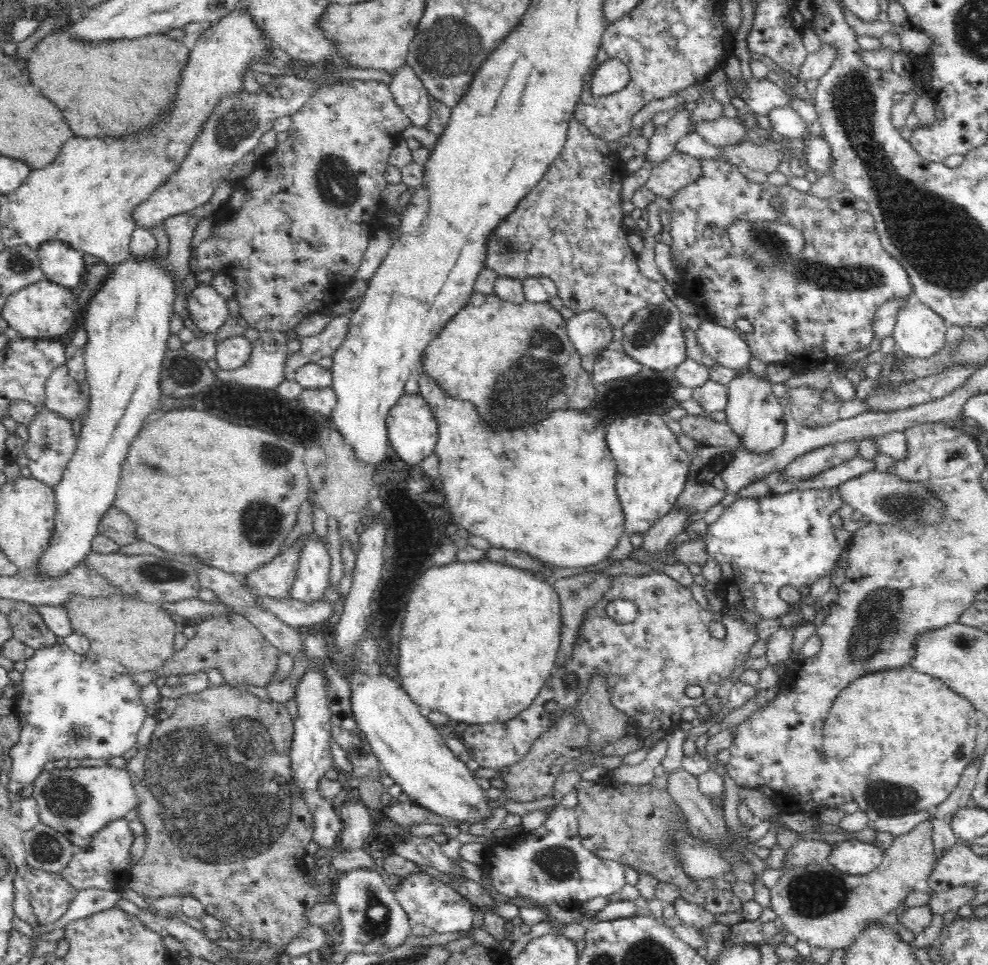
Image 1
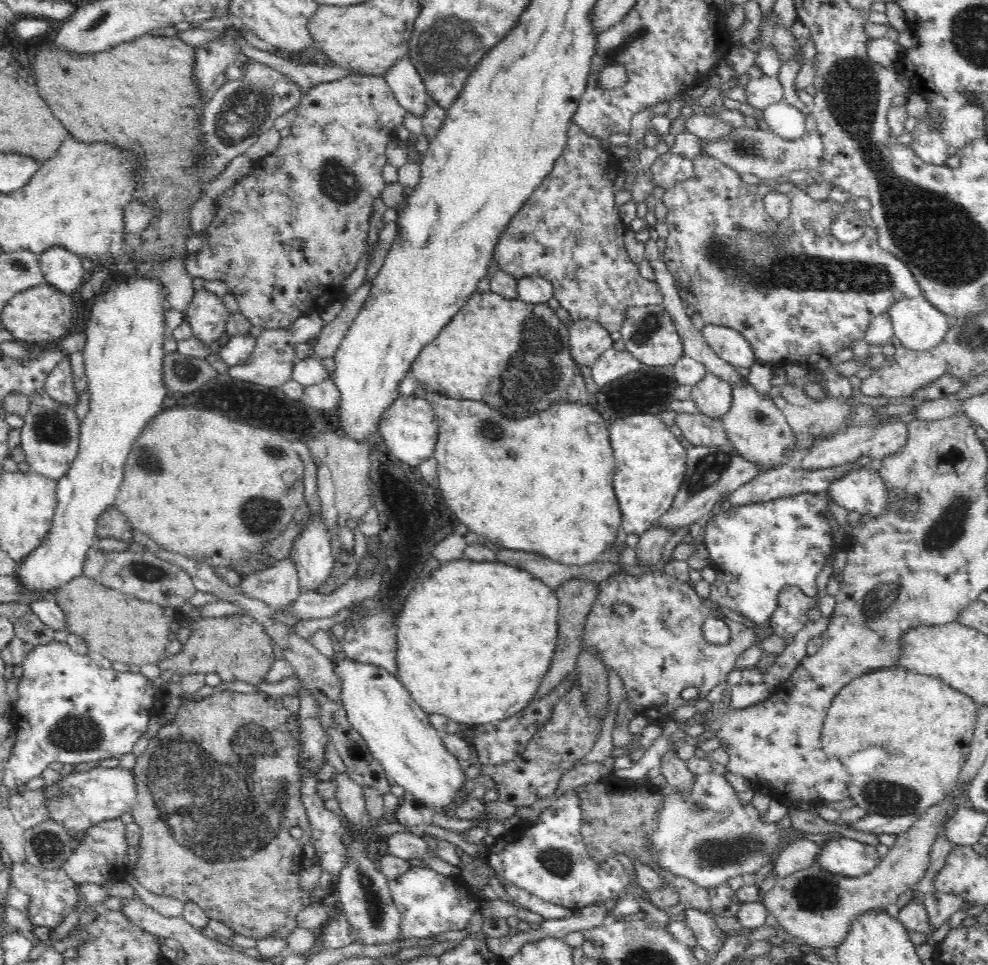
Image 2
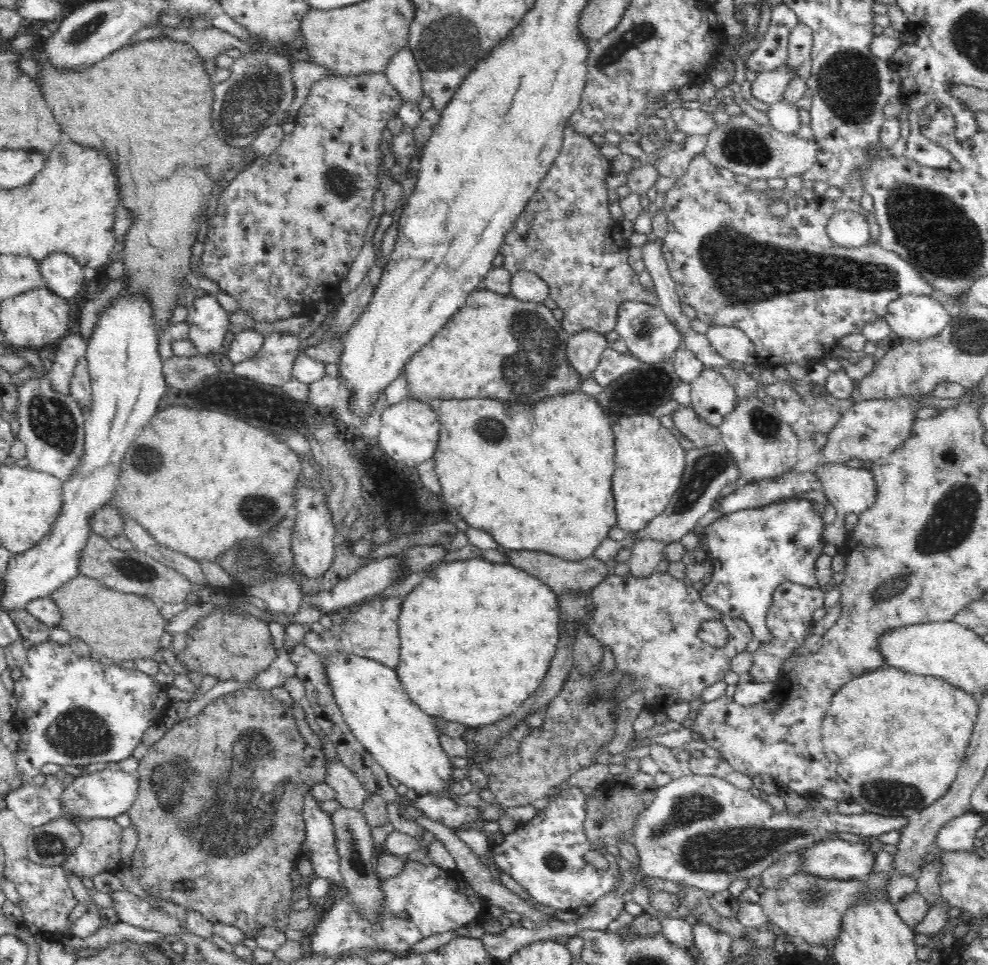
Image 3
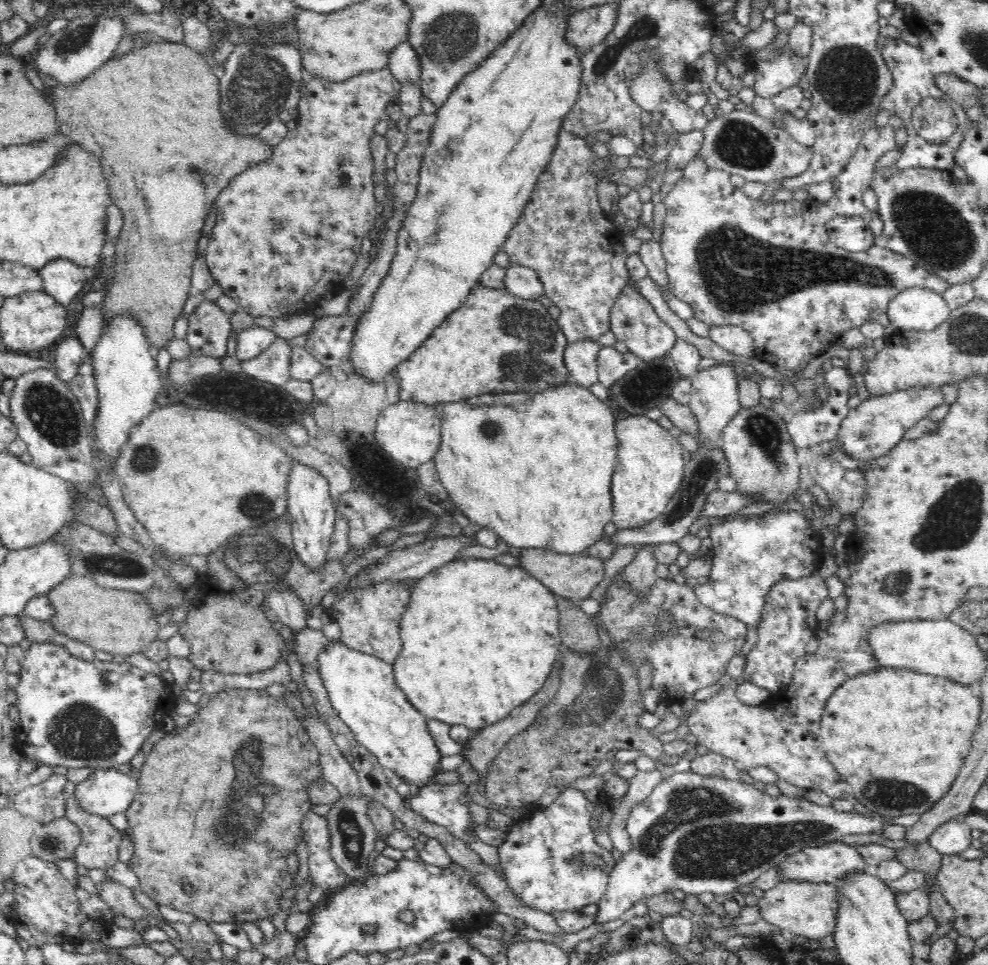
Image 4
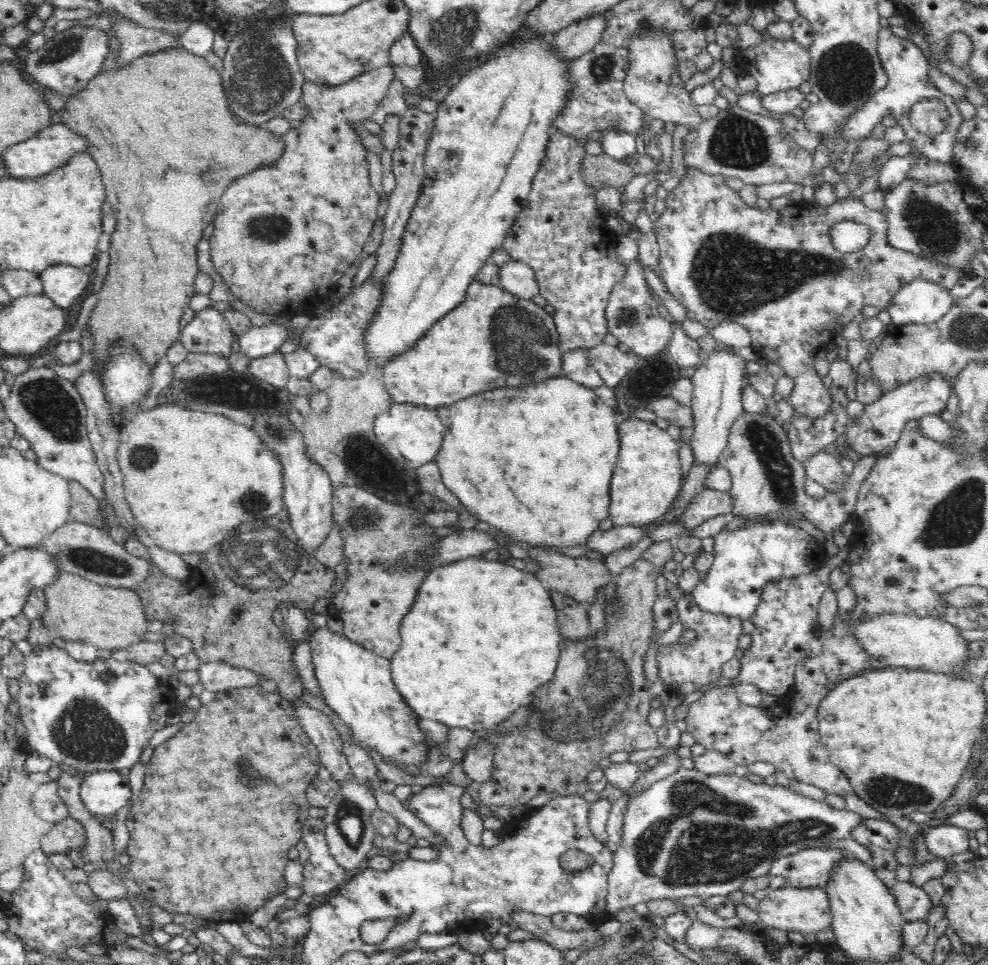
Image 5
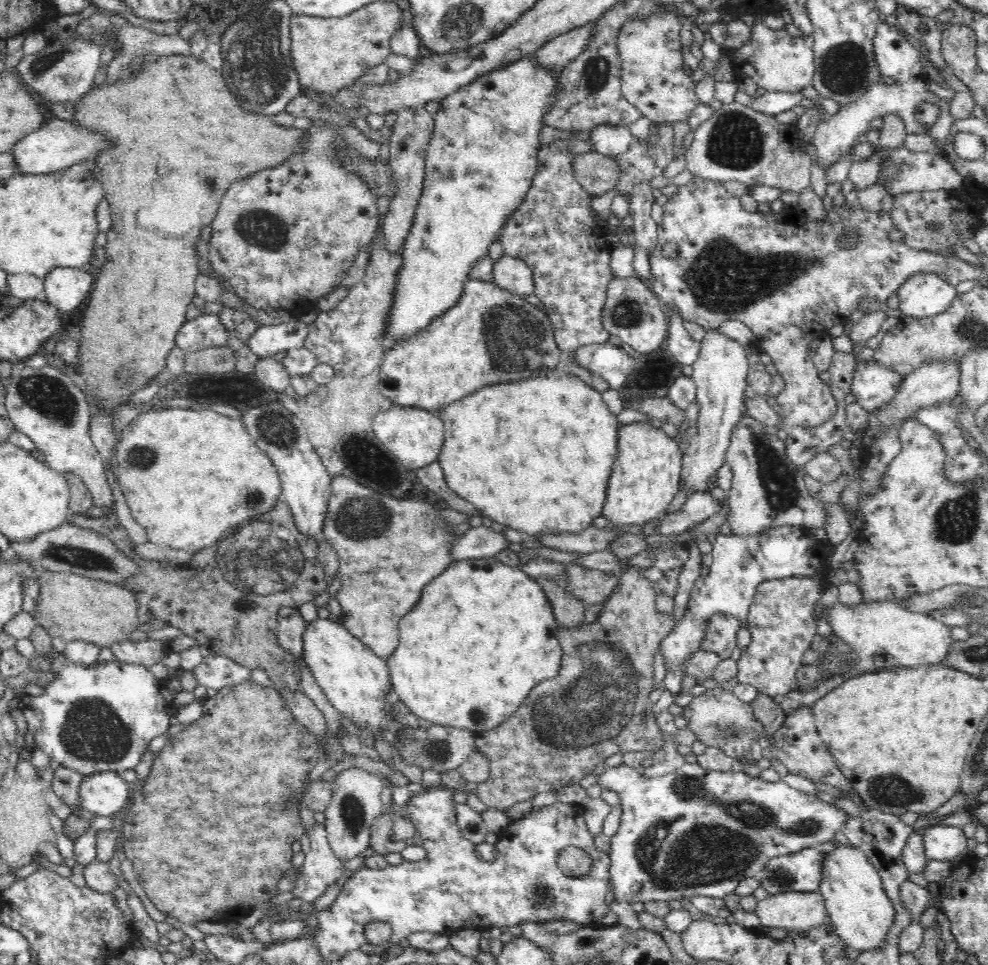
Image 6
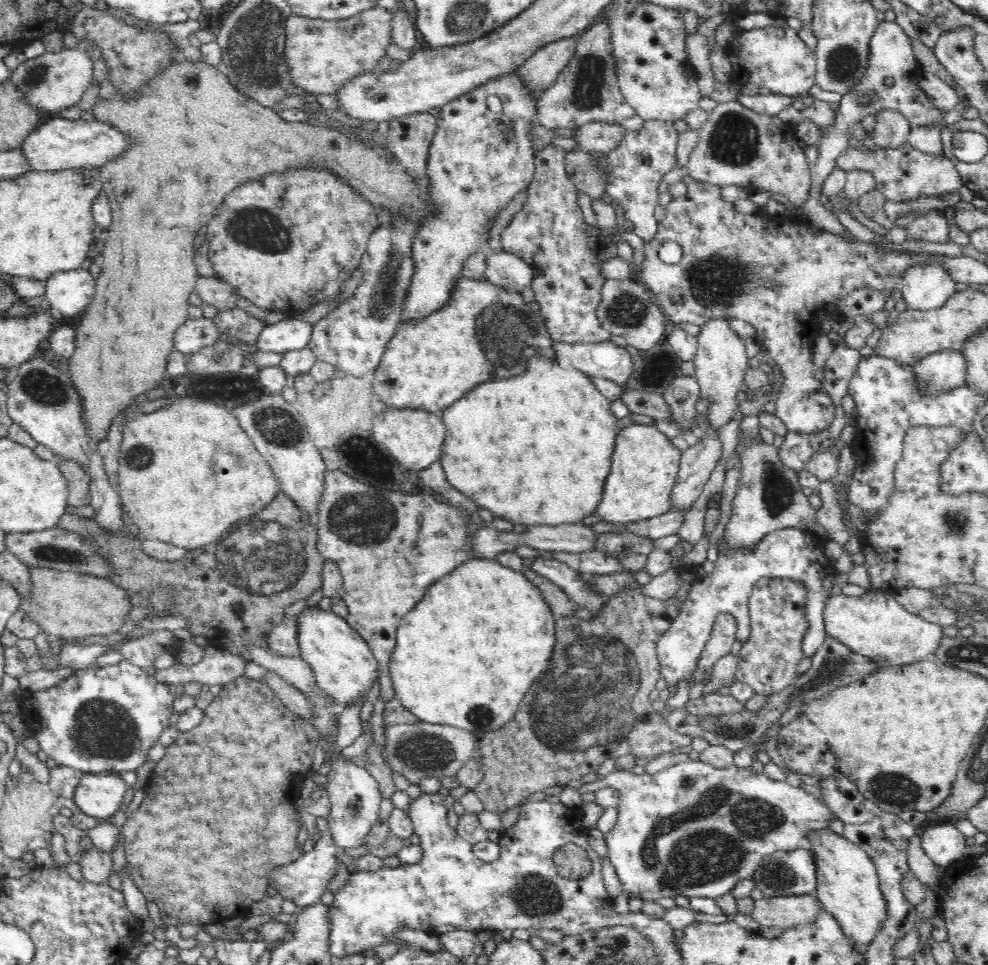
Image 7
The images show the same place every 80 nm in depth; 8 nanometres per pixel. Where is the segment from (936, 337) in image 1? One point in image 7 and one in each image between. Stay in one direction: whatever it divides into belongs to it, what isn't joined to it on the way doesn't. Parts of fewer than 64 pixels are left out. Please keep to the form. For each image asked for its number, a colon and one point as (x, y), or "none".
2: (917, 324)
3: (912, 316)
4: (917, 308)
5: (922, 301)
6: (923, 294)
7: (925, 285)

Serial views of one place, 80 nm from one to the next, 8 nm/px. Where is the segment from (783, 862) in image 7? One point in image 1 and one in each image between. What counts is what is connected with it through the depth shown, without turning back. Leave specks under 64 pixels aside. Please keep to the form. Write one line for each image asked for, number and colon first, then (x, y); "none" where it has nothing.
1: (854, 857)
2: (849, 858)
3: (834, 859)
4: (827, 864)
5: (808, 869)
6: (800, 872)

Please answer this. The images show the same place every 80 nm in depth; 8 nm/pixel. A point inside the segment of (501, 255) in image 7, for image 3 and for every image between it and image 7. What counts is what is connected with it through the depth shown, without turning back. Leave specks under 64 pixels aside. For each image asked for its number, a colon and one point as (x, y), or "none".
3: (527, 286)
4: (523, 282)
5: (516, 277)
6: (511, 273)

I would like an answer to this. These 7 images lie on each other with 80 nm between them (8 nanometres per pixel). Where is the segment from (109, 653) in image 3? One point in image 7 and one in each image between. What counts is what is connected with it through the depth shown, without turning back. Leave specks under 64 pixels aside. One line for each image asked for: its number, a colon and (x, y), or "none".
4: (120, 622)
5: (76, 609)
6: (69, 605)
7: (66, 604)

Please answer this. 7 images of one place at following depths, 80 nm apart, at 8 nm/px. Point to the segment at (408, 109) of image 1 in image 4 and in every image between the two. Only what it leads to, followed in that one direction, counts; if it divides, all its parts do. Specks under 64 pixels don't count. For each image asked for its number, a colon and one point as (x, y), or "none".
2: (403, 78)
3: (402, 69)
4: (404, 62)

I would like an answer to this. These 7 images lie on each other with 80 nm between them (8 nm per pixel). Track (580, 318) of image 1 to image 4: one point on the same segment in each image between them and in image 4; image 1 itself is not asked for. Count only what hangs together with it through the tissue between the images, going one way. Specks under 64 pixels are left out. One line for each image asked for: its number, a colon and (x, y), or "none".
2: (588, 341)
3: (584, 350)
4: (580, 359)

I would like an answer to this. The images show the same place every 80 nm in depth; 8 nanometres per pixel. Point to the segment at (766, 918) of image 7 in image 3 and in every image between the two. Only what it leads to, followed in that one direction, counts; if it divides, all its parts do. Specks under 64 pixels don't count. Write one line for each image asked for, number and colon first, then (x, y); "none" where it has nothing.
3: (805, 906)
4: (806, 909)
5: (806, 911)
6: (793, 911)

